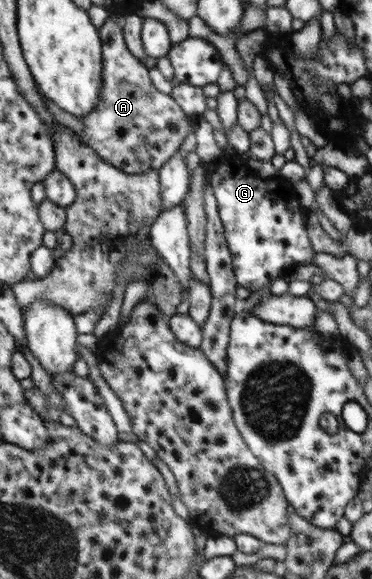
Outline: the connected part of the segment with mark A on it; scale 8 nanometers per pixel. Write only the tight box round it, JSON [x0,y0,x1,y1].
[56,18,193,174]

